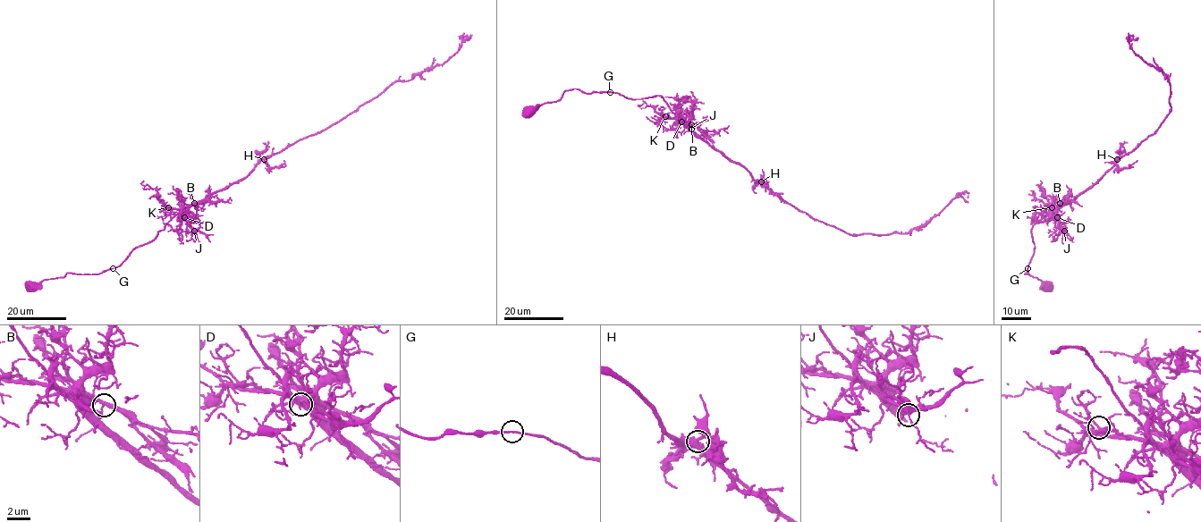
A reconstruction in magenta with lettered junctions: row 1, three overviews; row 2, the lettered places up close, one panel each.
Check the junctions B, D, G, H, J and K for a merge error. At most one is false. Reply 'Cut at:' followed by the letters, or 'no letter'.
Cut at: no letter

